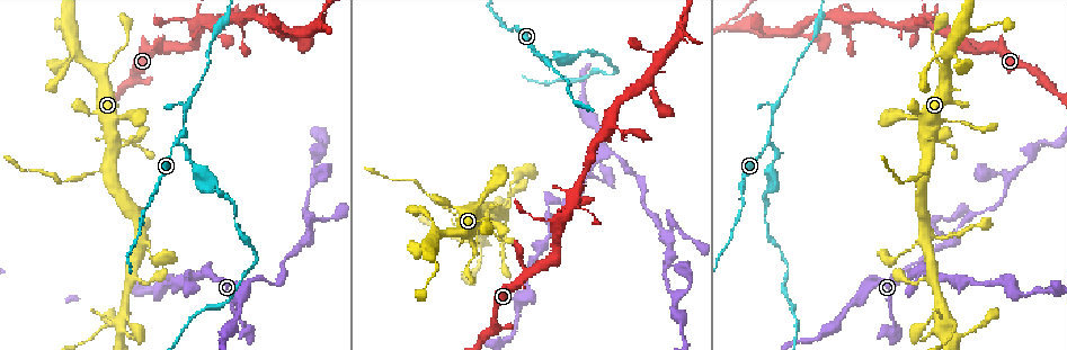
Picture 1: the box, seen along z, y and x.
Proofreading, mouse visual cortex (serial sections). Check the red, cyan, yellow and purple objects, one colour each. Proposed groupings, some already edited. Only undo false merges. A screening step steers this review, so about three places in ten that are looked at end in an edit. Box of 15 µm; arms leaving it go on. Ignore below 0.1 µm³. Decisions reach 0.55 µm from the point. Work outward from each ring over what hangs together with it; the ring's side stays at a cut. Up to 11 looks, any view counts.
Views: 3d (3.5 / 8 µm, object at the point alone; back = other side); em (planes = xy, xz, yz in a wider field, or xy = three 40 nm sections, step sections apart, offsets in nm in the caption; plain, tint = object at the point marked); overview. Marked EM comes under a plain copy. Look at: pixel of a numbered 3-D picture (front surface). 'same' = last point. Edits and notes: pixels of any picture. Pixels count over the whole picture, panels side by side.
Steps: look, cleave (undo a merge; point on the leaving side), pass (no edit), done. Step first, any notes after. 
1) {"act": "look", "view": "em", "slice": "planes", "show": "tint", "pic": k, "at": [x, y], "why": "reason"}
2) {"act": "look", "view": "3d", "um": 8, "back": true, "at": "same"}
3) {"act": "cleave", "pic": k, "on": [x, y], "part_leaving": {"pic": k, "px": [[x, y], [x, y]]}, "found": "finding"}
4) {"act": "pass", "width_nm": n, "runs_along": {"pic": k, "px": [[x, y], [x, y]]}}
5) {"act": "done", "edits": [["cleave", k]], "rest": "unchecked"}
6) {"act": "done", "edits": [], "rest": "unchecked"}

{"act": "look", "view": "3d", "um": 3.5, "pic": 1, "at": [608, 178]}

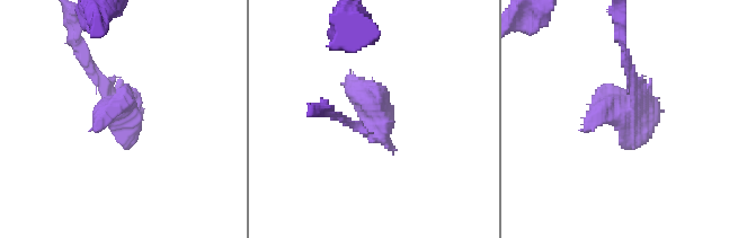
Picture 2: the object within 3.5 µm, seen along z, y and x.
{"act": "look", "view": "em", "slice": "xy", "step": 5, "show": "tint", "pic": 2, "at": [632, 105]}

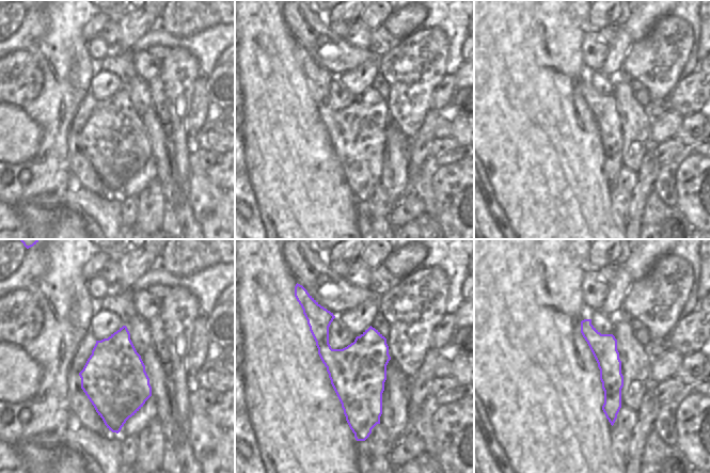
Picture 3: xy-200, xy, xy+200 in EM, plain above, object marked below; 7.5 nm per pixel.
{"act": "pass", "runs_along": {"pic": 3, "px": [[586, 321], [610, 364], [612, 420]]}, "found": "all the same cell"}

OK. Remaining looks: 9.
{"act": "look", "view": "em", "slice": "xy", "step": 5, "show": "tint", "pic": 1, "at": [867, 278], "why": "three arms meet"}

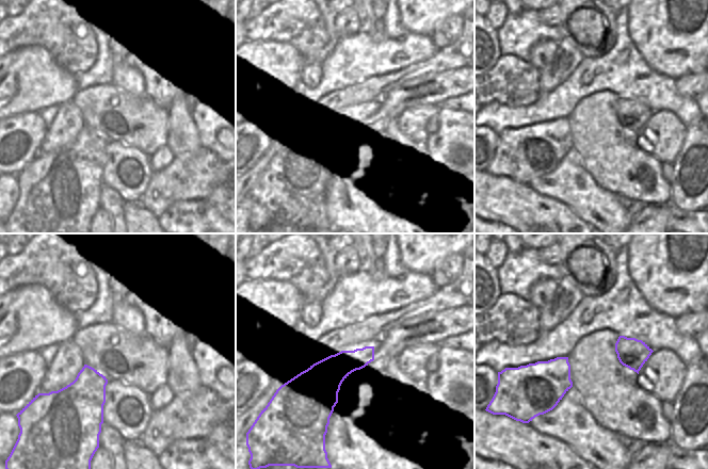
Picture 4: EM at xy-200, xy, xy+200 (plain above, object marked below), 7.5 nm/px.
{"act": "look", "view": "3d", "um": 3.5, "at": "same"}

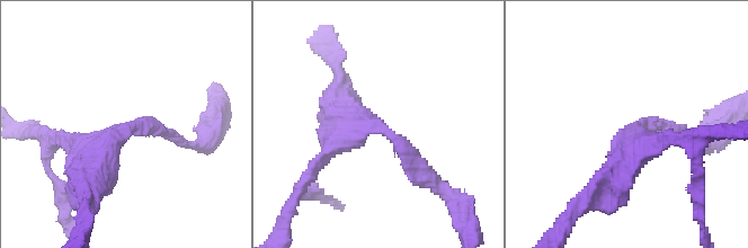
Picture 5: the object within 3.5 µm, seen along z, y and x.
{"act": "pass", "found": "continuous, no second cell"}

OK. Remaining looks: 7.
{"act": "look", "view": "3d", "um": 3.5, "pic": 1, "at": [528, 291]}

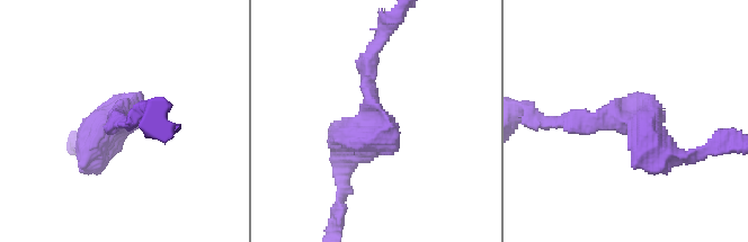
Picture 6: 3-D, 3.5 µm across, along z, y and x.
{"act": "look", "view": "em", "slice": "planes", "show": "tint", "pic": 6, "at": [630, 118], "why": "shape alone is not enough"}

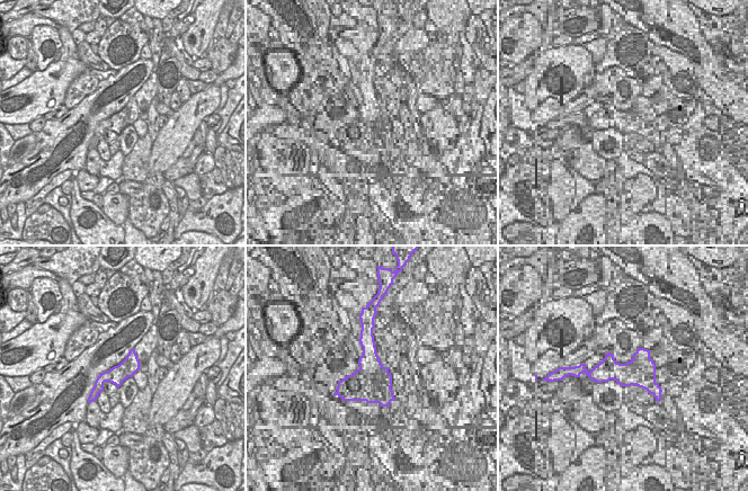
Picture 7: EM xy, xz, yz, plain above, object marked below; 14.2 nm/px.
{"act": "pass", "runs_along": {"pic": 7, "px": [[132, 353], [92, 394]]}, "found": "all the same cell"}

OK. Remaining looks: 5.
{"act": "look", "view": "3d", "um": 3.5, "pic": 1, "at": [450, 212], "why": "sudden change in width"}

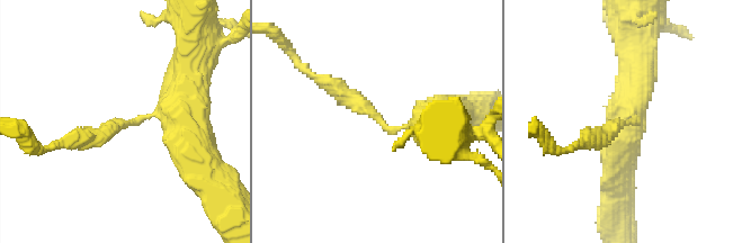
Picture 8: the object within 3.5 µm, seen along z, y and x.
{"act": "look", "view": "em", "slice": "xy", "step": 3, "show": "tint", "pic": 8, "at": [127, 120], "why": "now the EM"}

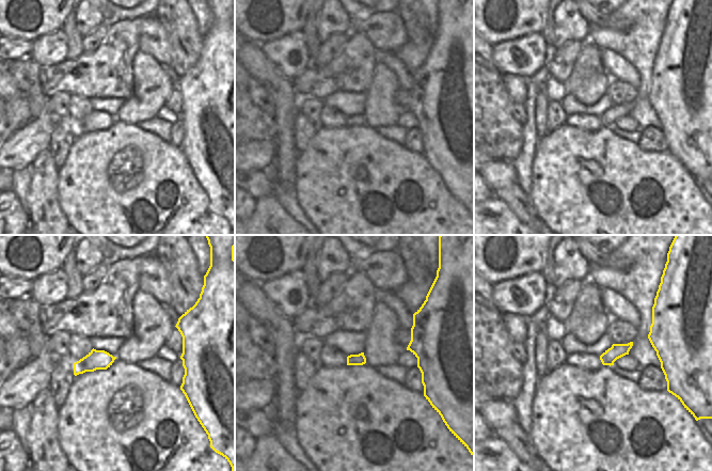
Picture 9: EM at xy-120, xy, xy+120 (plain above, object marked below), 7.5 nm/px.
{"act": "cleave", "pic": 8, "on": [365, 110], "arm_widths_nm": [250, 500], "part_leaving": {"pic": 8, "px": [[398, 131], [307, 70]]}, "found": "two cells meet here"}

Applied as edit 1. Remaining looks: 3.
{"act": "done", "edits": [["cleave", 8]], "rest": "unchecked"}

